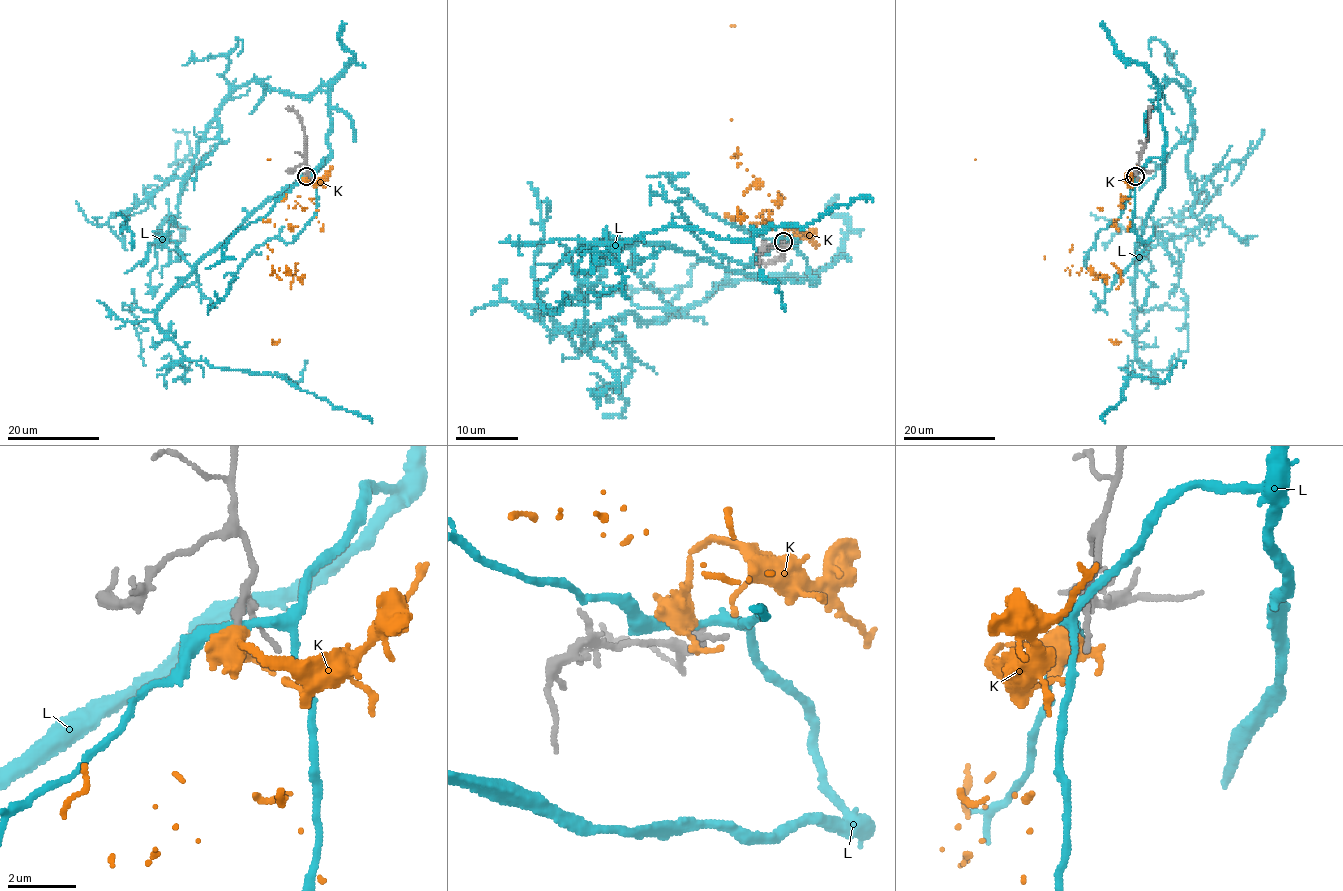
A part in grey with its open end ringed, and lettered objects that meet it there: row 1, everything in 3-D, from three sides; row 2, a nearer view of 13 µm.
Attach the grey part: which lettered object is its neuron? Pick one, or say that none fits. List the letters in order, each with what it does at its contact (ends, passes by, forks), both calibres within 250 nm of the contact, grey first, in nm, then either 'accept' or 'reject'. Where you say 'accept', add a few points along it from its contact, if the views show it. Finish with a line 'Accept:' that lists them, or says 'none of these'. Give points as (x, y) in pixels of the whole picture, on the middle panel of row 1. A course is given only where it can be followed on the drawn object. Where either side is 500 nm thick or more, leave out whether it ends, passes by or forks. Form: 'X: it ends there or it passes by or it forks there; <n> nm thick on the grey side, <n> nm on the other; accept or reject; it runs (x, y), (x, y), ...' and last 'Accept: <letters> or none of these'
K: it passes by; 140 nm thick on the grey side, 480 nm on the other; accept; it runs (783, 242), (772, 222), (760, 223), (758, 217), (765, 209), (757, 181), (740, 164), (732, 120), (735, 26)
L: it passes by; 150 nm thick on the grey side, 280 nm on the other; reject
Accept: K

